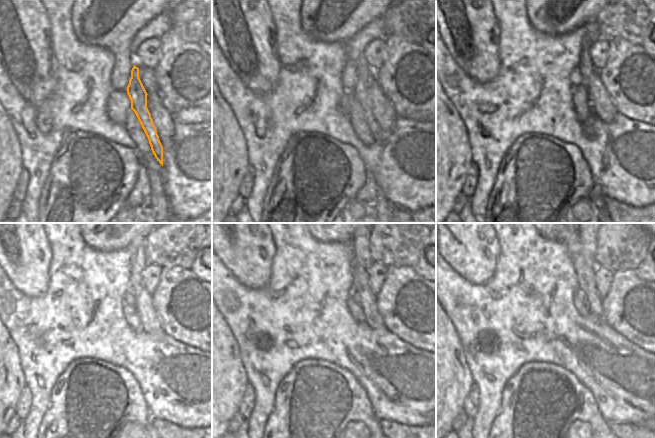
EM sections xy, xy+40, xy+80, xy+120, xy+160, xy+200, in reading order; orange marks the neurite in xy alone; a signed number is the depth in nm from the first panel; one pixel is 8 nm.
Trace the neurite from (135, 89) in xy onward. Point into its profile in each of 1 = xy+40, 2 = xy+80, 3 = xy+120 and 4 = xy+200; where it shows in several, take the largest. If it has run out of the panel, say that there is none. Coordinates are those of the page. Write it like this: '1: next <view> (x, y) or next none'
1: next xy+40 (364, 75)
2: next xy+80 (585, 65)
3: next xy+120 (139, 261)
4: next xy+200 (588, 243)

